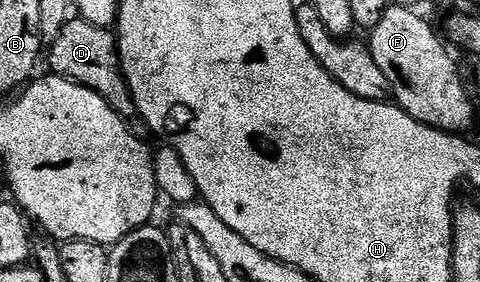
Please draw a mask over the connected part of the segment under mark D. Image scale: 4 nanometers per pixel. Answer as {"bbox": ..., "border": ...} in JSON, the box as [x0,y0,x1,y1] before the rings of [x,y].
{"bbox":[47,16,138,120],"border":[[[79,16],[70,17],[67,24],[63,24],[63,32],[55,36],[55,40],[48,43],[47,62],[54,75],[66,78],[83,88],[91,88],[115,111],[119,117],[133,120],[138,117],[137,105],[129,91],[125,74],[121,71],[121,53],[117,51],[117,35],[110,28],[99,28],[95,24],[87,24]]]}

